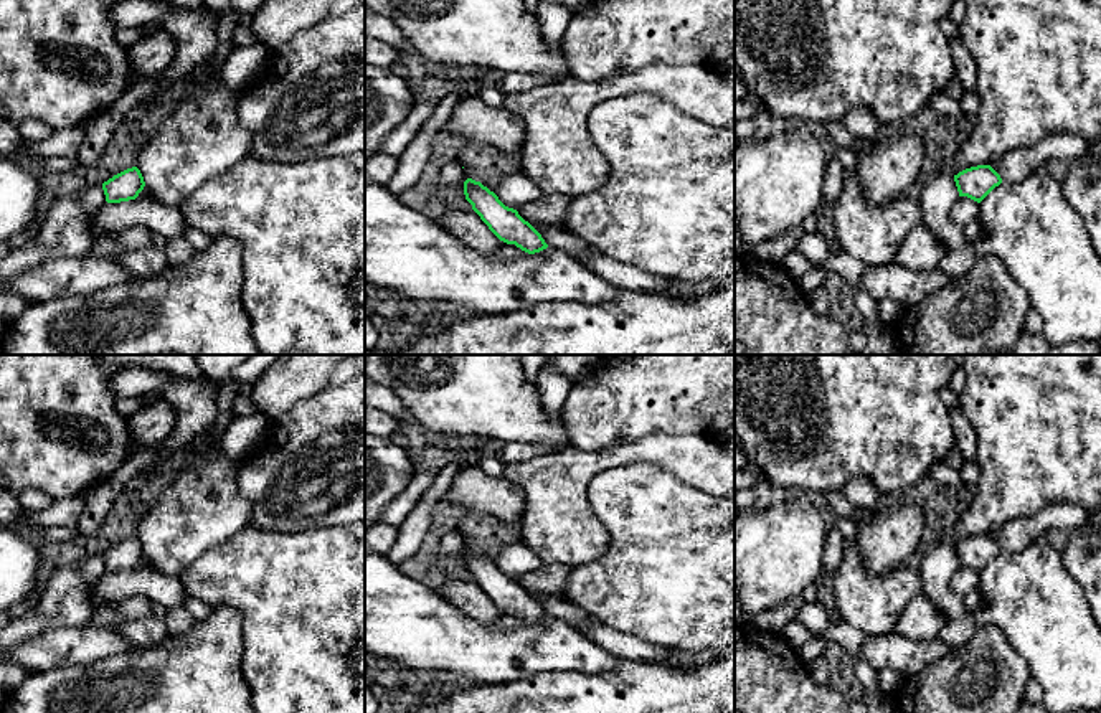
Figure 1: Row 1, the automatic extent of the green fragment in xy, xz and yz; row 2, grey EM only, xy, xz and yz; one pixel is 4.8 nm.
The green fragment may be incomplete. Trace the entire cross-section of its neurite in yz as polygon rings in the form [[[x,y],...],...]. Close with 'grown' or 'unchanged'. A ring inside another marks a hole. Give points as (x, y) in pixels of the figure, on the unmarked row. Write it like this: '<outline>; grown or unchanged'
[[[977,535],[954,545],[959,566],[981,573],[995,556],[1002,553],[1000,545],[990,535]]]; unchanged

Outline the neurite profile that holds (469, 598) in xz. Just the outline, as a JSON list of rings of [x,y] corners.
[[[432,576],[429,581],[442,599],[452,602],[480,626],[492,627],[495,624],[500,609],[489,599],[475,581],[465,583],[444,576]]]

